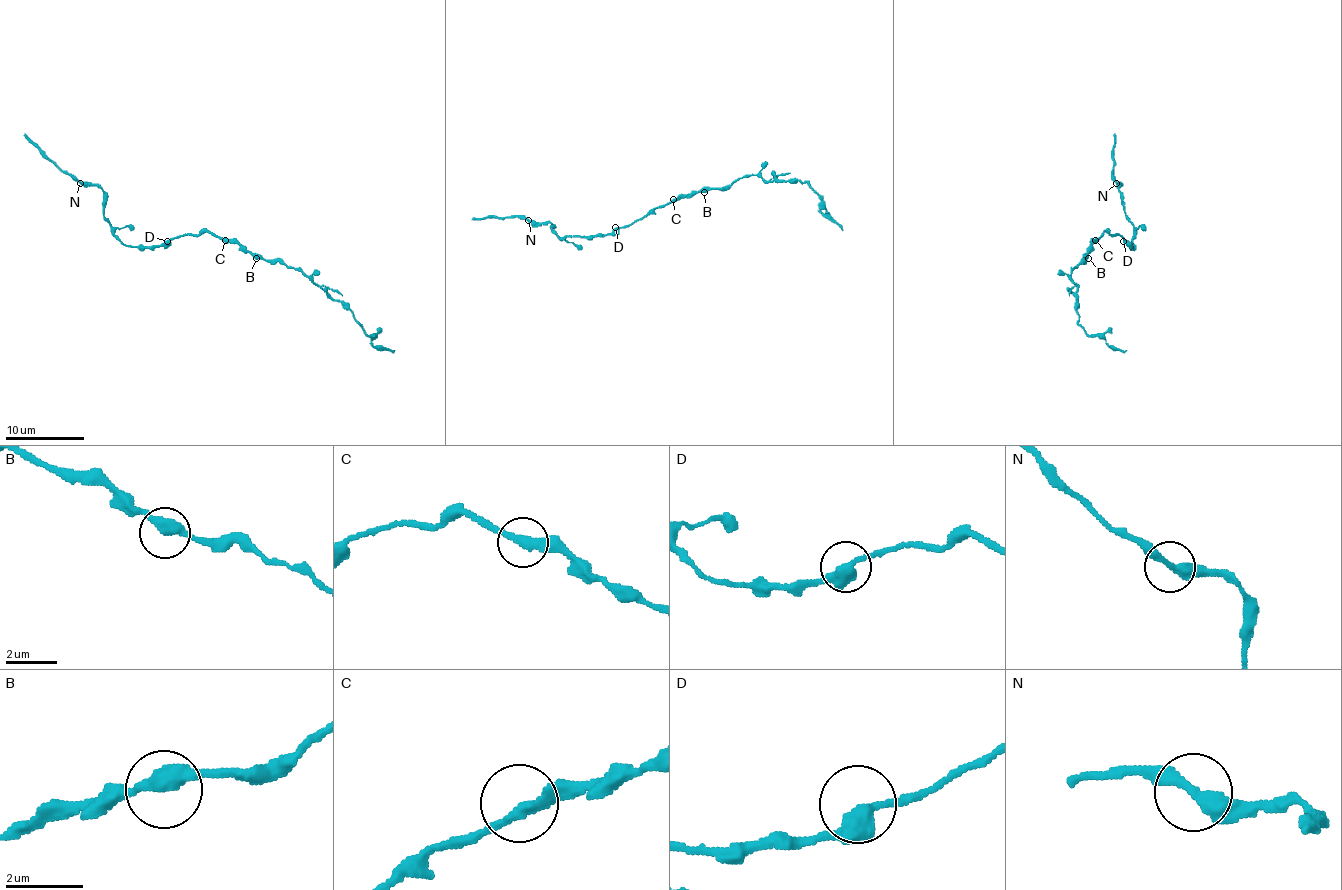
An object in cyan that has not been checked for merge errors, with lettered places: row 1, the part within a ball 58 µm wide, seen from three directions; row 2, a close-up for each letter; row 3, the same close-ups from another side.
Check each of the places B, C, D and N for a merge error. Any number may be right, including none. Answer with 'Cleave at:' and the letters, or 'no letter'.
Cleave at: no letter

